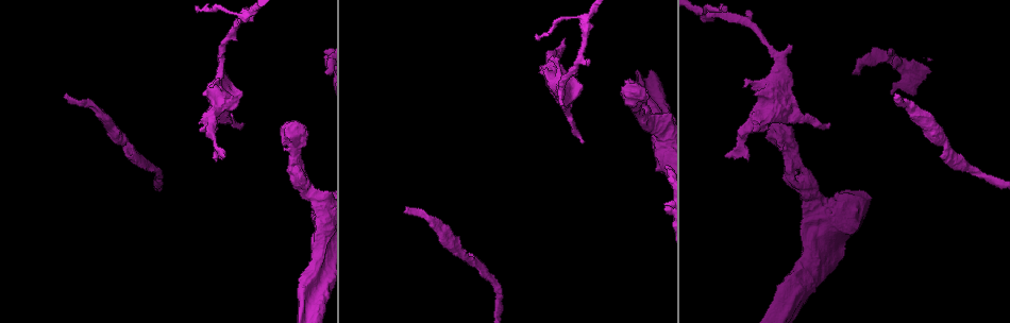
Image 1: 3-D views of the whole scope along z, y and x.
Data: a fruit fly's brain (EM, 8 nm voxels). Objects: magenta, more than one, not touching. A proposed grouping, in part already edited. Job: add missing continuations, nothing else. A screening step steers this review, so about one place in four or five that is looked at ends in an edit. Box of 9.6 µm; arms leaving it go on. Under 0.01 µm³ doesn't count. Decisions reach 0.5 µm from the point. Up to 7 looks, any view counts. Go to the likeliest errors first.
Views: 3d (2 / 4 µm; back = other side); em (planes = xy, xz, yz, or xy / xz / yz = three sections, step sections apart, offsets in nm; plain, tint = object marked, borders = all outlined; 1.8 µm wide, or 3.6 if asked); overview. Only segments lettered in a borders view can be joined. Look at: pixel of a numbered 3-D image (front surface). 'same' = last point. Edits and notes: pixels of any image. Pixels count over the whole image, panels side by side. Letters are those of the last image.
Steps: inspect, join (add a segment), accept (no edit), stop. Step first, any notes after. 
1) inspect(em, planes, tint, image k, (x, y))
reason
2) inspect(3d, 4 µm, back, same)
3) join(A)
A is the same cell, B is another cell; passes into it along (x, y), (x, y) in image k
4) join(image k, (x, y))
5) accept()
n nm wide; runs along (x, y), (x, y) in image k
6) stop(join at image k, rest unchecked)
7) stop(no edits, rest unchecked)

inspect(em, 3.6 µm, planes, tint, image 1, (897, 94))
branch stops here

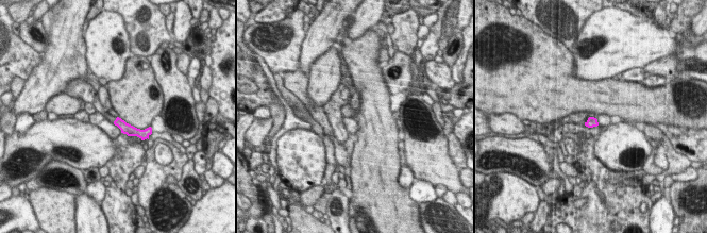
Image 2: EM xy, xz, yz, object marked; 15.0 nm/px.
inspect(em, 3.6 µm, planes, borders, same)

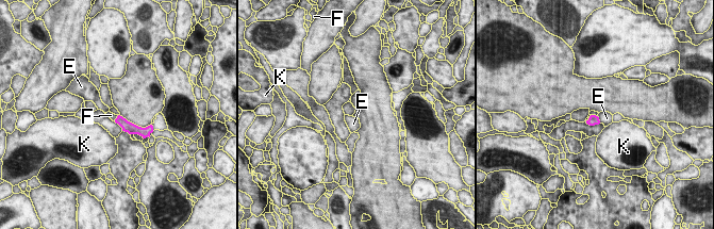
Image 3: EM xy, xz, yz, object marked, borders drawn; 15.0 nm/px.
join(F)
F is the same cell, E and K are other cells; passes into it along (128, 127), (116, 118), (111, 115) in image 3; the cell continues

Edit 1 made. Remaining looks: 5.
inspect(overview)
redraw

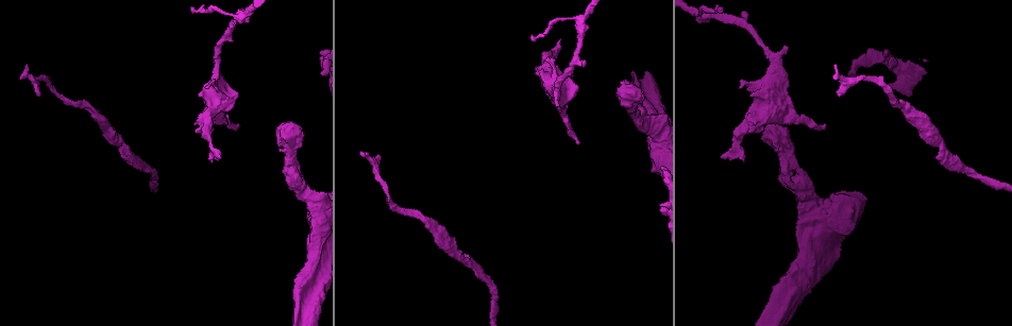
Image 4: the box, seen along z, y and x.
inspect(em, planes, borders, image 4, (236, 126))
branch stops here

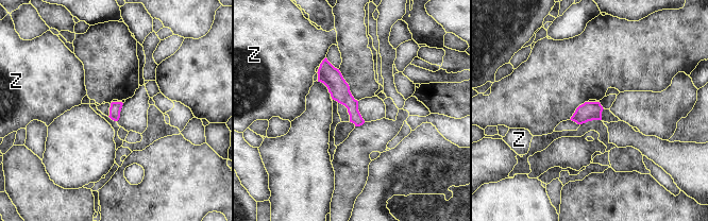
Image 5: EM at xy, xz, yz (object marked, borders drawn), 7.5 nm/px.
accept()
Z is another cell; border along (325, 56), (319, 67) in image 5; none of them fits

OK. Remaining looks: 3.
inspect(em, xy, step 4, tint, image 4, (786, 47))
an open end

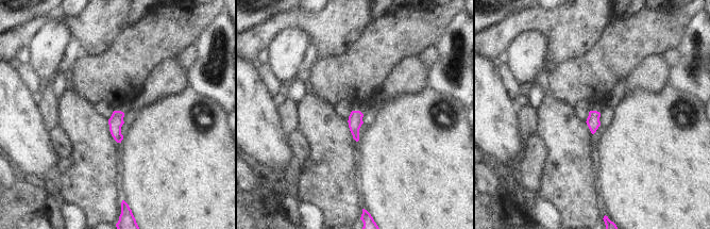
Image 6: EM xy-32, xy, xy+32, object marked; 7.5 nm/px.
inspect(em, planes, borders, same)
another direction

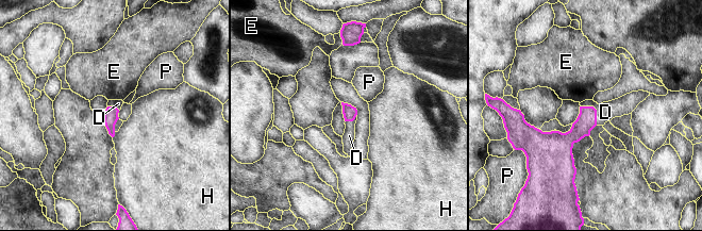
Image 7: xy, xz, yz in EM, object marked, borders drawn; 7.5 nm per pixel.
join(D)
100 nm wide; D is the same cell, E, H and P are other cells; passes into it along (586, 120), (596, 110), (605, 112) in image 7; the cell continues

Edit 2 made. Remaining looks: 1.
stop(join at image 3, join at image 7, rest unchecked)

